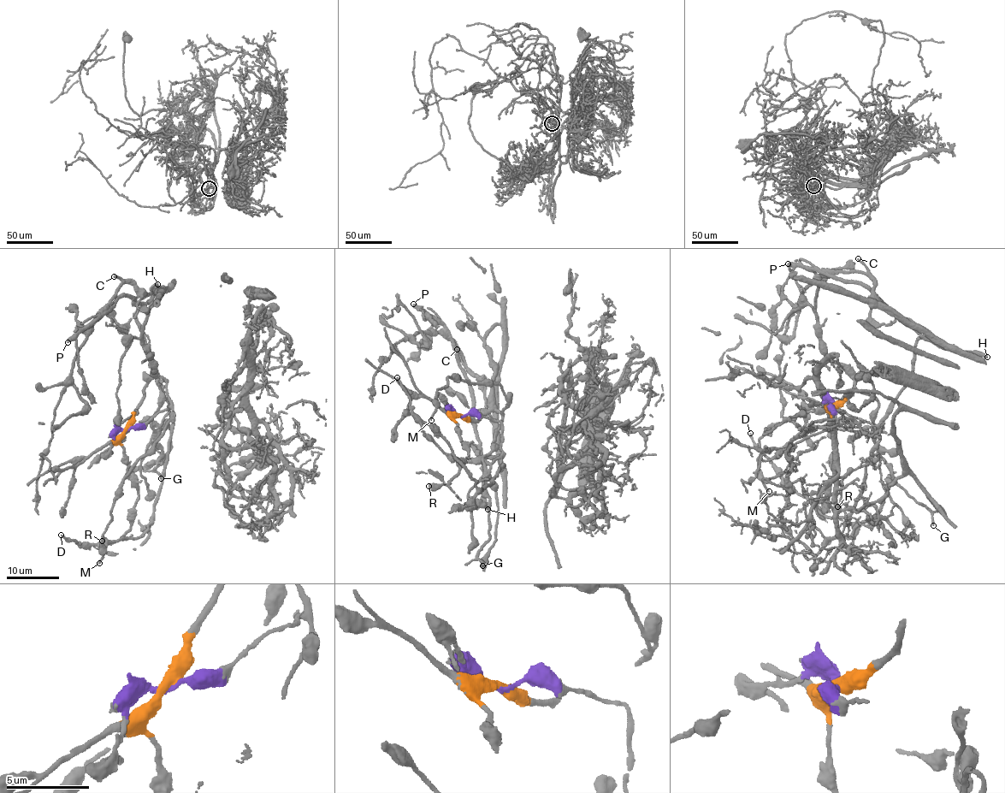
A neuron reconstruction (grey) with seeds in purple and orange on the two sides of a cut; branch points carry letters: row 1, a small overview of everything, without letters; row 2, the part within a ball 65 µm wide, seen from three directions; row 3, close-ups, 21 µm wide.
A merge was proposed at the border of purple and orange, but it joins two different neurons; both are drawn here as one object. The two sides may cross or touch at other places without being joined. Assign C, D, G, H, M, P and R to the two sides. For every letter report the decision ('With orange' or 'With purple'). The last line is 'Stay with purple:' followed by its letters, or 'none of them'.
C: With orange
D: With purple
G: With purple
H: With purple
M: With orange
P: With purple
R: With orange
Stay with purple: D, G, H, P

